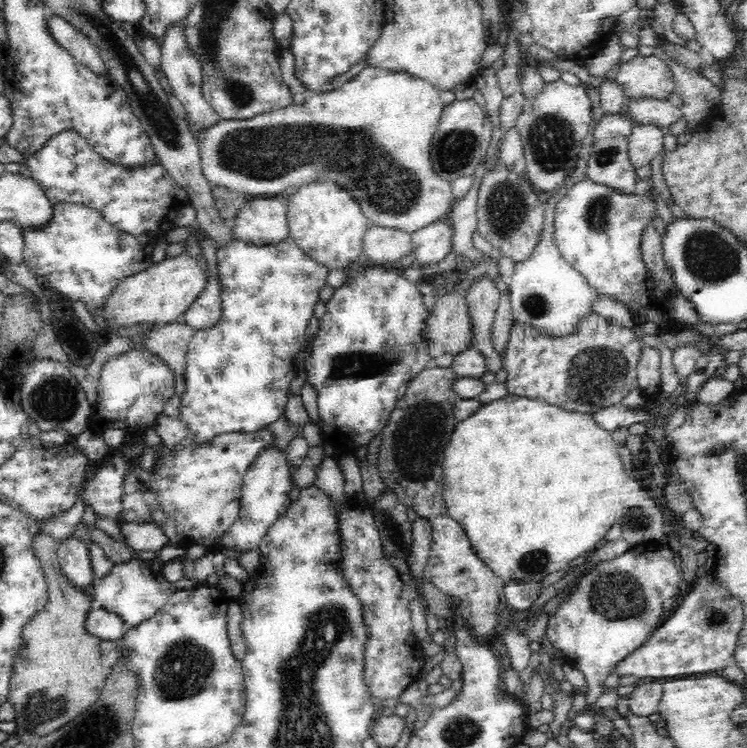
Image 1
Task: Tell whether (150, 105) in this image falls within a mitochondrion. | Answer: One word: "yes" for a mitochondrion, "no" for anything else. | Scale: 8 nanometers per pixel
yes

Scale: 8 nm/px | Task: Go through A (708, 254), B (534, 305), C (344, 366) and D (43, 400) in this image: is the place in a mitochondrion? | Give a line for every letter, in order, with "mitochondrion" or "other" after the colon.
A: mitochondrion
B: mitochondrion
C: mitochondrion
D: mitochondrion

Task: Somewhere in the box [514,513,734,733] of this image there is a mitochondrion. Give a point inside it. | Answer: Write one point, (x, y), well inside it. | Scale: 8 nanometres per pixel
(614, 595)

